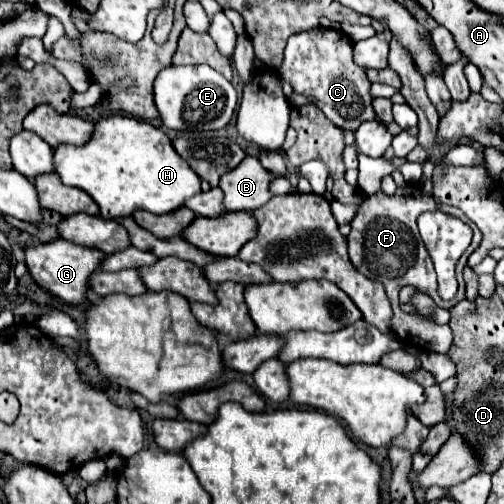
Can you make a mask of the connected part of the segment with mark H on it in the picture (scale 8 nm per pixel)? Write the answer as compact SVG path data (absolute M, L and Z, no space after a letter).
M122 114L96 120L92 138L82 146L56 146L54 172L66 186L76 186L90 194L100 206L100 216L112 220L130 216L134 210L166 214L200 192L200 178L176 154L170 138L150 122Z

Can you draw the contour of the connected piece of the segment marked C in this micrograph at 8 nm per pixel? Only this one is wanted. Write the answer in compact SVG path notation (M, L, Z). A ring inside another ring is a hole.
M322 26L294 34L284 50L284 60L278 74L280 78L288 80L296 92L314 96L314 104L338 128L354 132L362 122L376 118L372 110L372 98L368 90L370 82L366 78L366 70L354 64L352 40L346 34Z

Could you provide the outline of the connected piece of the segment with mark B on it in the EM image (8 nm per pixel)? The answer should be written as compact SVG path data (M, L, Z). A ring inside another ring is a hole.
M246 156L240 166L220 178L224 208L228 212L252 212L264 206L272 198L268 192L270 180L272 174L266 172L256 158Z

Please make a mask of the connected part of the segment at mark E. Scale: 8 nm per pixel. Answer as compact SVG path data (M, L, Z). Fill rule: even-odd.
M168 66L154 82L154 102L166 128L220 130L234 114L234 86L210 66Z

